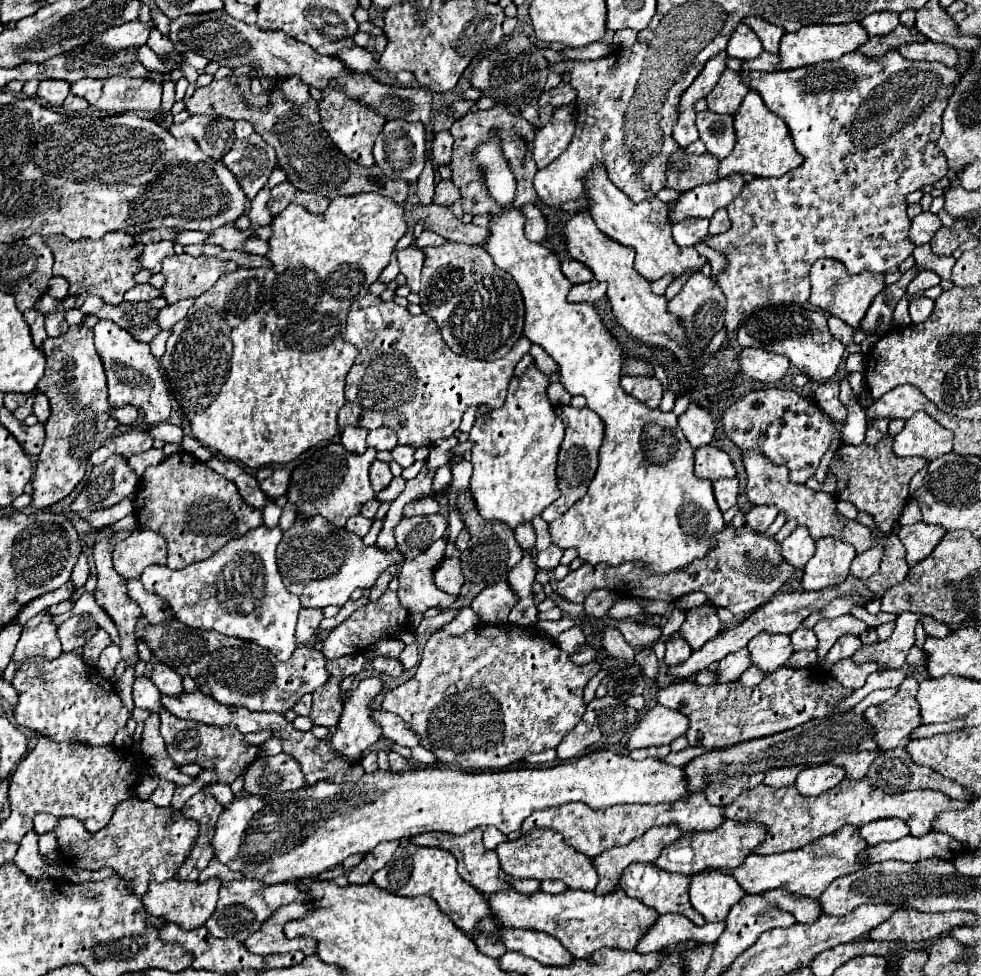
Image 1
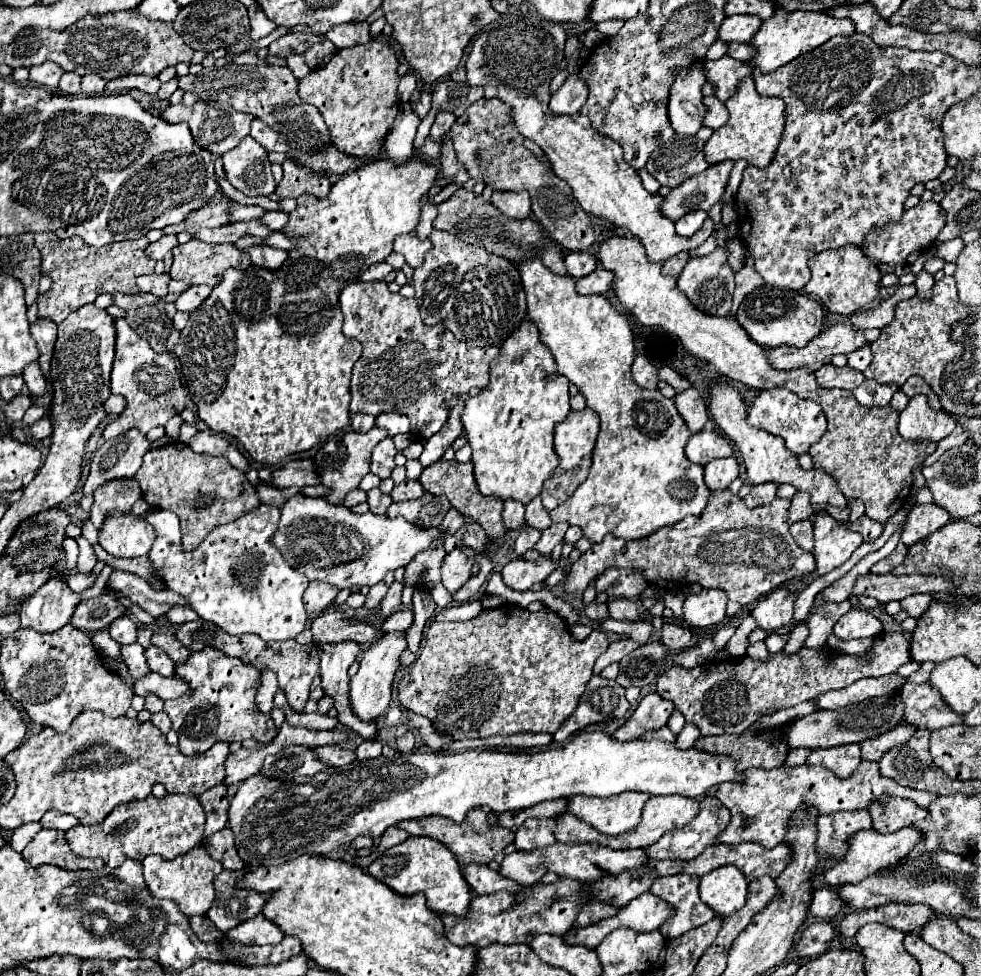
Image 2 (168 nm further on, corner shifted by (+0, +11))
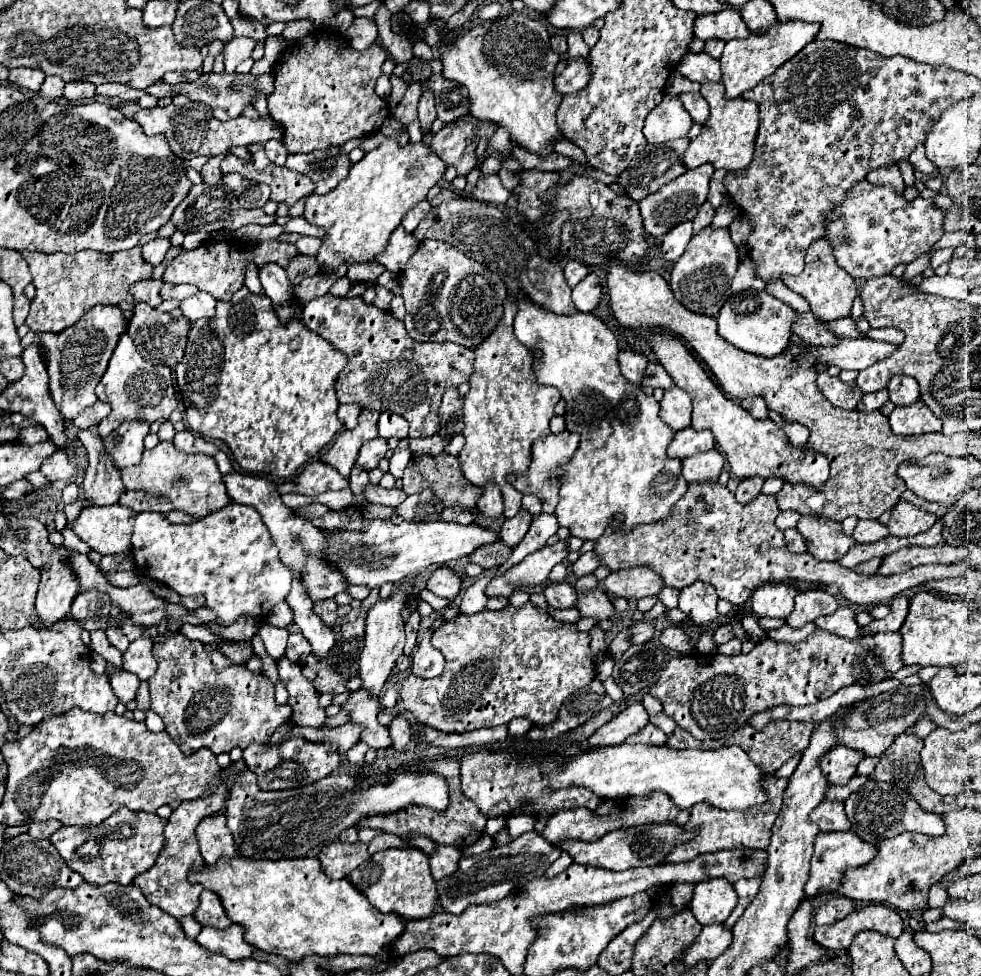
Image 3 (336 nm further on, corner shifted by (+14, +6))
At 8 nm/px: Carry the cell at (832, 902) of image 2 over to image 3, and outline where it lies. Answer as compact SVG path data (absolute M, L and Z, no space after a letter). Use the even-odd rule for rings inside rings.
M830 897L826 899L812 915L812 921L816 925L832 925L840 919L844 919L848 913L854 911L854 901L848 897Z

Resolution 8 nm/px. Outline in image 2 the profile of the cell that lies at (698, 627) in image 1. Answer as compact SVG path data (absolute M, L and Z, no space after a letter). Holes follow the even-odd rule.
M700 590L692 594L684 602L684 620L690 626L706 628L712 624L720 624L726 616L728 596L724 590Z

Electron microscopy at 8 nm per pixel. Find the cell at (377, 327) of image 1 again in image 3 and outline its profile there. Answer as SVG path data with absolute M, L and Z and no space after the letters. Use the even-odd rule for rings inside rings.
M330 293L308 301L302 309L302 319L308 329L320 333L326 341L330 341L336 349L348 355L348 365L340 373L336 381L338 401L340 403L356 403L368 411L390 411L402 415L408 425L408 437L430 437L436 435L440 427L438 407L446 389L454 389L470 379L474 373L474 351L460 347L456 343L420 343L408 337L404 329L404 321L396 319L390 311L382 311L376 305L366 303L362 297L332 297Z

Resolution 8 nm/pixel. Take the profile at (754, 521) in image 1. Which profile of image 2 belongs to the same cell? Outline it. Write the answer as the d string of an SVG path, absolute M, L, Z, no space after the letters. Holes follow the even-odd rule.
M760 484L760 486L752 486L752 492L744 498L746 506L754 508L754 506L770 504L770 502L776 498L776 488L778 488L778 484Z

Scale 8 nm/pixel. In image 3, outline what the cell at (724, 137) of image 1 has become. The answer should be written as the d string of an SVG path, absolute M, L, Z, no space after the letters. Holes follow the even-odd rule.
M682 93L680 101L684 103L686 111L690 113L690 117L694 119L694 123L704 125L710 117L710 107L706 103L706 99L700 93Z

